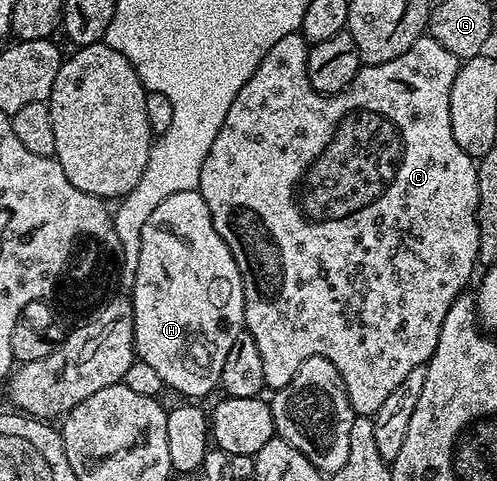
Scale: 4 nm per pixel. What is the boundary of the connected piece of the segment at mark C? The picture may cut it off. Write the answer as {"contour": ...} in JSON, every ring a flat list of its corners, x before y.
{"contour":[[296,31,292,34,284,34,284,38,280,38,280,42,276,42,276,46,272,46,272,50,268,50,268,54,264,54,260,66,256,66,256,70,252,74,252,78,248,78,248,82,244,82,240,94,236,94,236,102,232,102,232,106,228,106,228,118,224,118,224,126,220,126,220,130,216,134,216,142,212,142,212,150,208,150,208,158,204,158,204,166,200,170,200,182,197,191,201,192,204,202,208,206,208,214,212,214,212,226,216,226,216,234,220,234,220,238,224,238,228,250,232,250,232,258,236,258,236,266,240,270,240,278,244,286,244,328,256,342,256,350,260,350,260,362,264,364,266,388,277,390,288,386,288,382,292,382,296,370,301,364,308,362,308,358,316,358,317,356,328,358,328,362,332,362,332,366,336,366,336,370,340,370,340,378,344,382,346,393,355,413,359,416,372,418,380,410,380,405,387,400,388,394,392,394,392,390,396,390,396,386,400,386,400,382,404,382,404,378,408,378,408,373,413,368,421,368,430,361,436,350,436,342,440,342,440,326,444,326,444,314,448,314,448,306,452,306,452,302,456,302,456,298,467,291,466,283,469,282,474,268,479,267,478,165,475,157,464,154,464,150,460,150,460,146,456,146,456,138,452,138,452,118,448,114,448,98,452,94,452,82,458,73,460,61,457,56,452,54,452,50,444,50,444,46,440,46,440,42,436,42,436,38,424,34,420,38,416,38,412,47,404,54,400,54,400,58,392,58,392,62,384,62,383,64,365,65,359,68,350,87,334,96,321,96,308,82,308,74,306,73,307,51,306,40,301,31]]}

